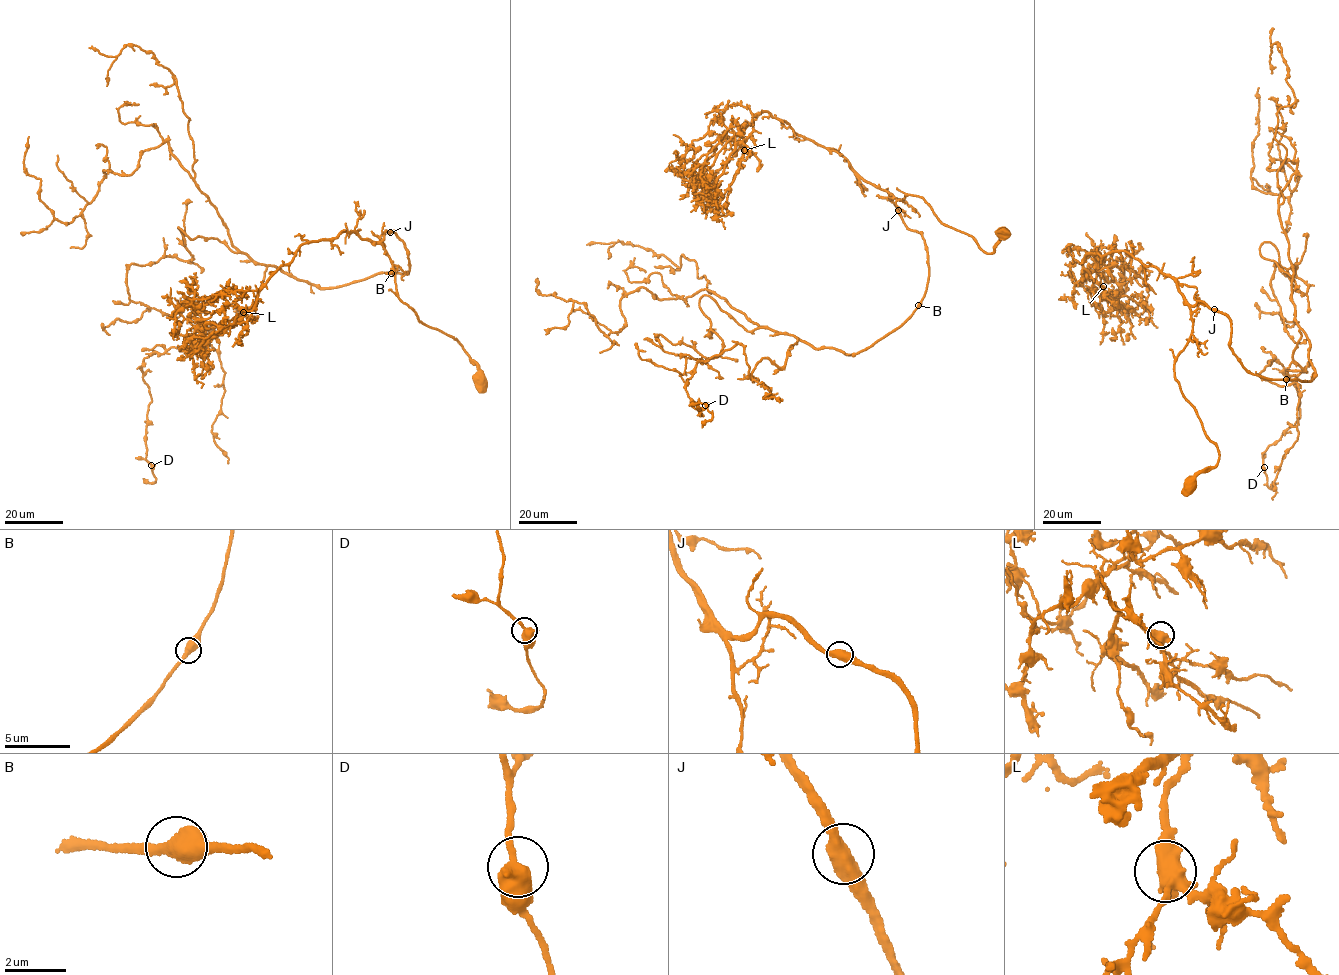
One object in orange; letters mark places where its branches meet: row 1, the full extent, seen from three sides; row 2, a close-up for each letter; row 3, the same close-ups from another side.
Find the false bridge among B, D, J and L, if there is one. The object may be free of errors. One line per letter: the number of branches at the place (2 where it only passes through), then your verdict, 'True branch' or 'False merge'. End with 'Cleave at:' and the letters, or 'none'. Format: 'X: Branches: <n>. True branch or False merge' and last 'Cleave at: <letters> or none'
B: Branches: 2. True branch
D: Branches: 2. True branch
J: Branches: 2. True branch
L: Branches: 2. True branch
Cleave at: none

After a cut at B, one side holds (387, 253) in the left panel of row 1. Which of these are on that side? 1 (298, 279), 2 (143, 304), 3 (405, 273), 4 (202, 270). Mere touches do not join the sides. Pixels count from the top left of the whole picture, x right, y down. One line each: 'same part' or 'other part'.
1: other part
2: other part
3: same part
4: other part

